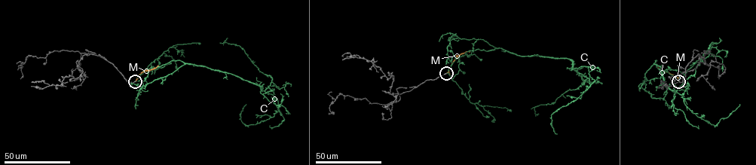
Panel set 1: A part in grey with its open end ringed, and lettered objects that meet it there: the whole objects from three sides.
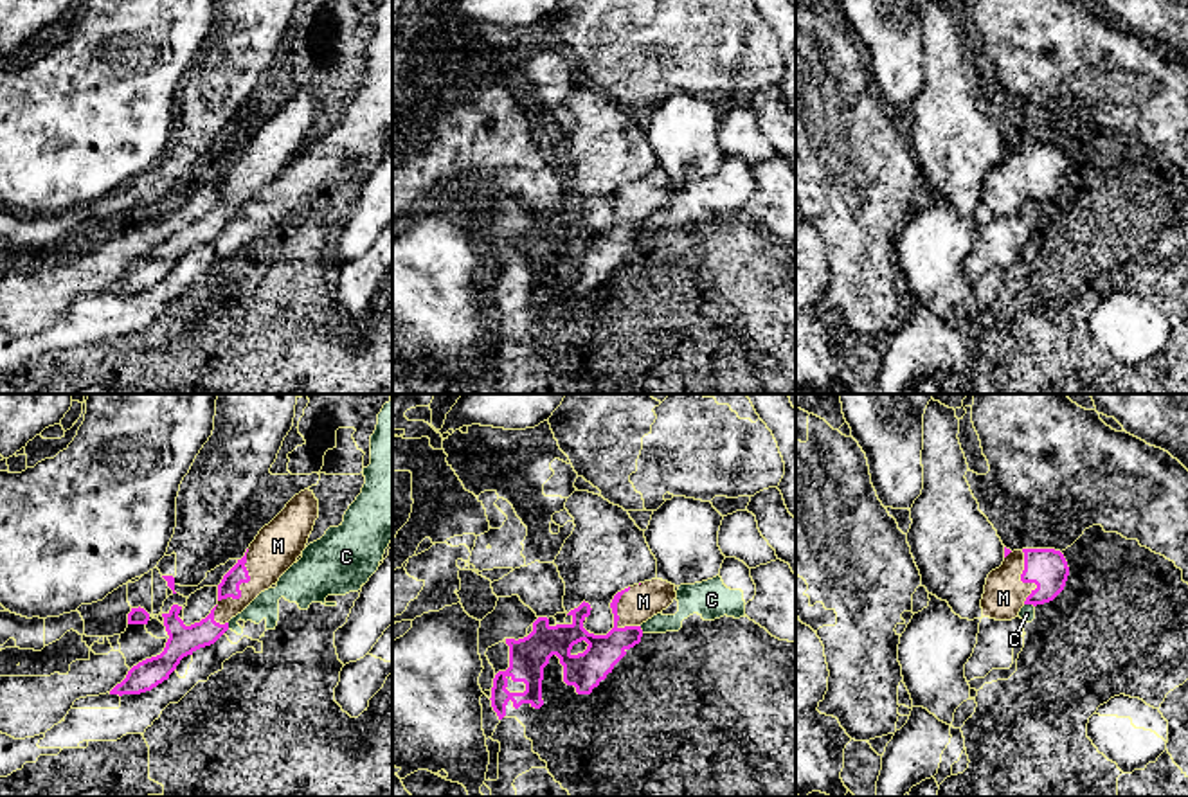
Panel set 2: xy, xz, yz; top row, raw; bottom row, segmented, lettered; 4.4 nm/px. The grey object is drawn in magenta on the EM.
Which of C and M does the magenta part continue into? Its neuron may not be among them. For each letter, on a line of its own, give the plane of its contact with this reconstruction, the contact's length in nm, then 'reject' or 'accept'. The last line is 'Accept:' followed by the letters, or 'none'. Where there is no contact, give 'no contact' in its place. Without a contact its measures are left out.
C: meets magenta in yz; contact 50 nm long; reject
M: meets magenta in xy; contact 280 nm long; accept
Accept: M

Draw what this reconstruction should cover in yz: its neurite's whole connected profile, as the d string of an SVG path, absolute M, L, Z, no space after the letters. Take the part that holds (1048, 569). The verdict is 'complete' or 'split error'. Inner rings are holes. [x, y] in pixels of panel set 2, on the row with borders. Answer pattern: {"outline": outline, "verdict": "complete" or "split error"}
{"outline": "M1004 547L1004 561L986 578L981 599L983 617L995 621L1012 621L1019 617L1024 604L1044 604L1053 601L1066 587L1069 567L1060 551L1055 549L1022 549L1010 551Z", "verdict": "split error"}

